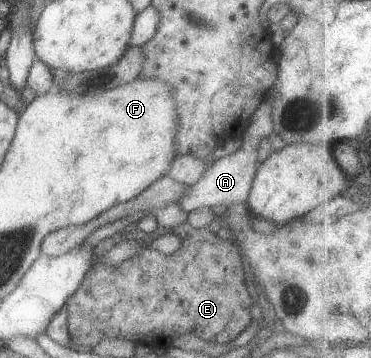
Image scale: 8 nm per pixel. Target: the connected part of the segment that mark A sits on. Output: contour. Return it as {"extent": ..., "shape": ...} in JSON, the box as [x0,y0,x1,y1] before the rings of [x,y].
{"extent":[177,147,258,213],"shape":[[[240,147],[236,152],[222,156],[218,160],[209,159],[208,168],[202,178],[190,185],[190,190],[184,198],[180,198],[177,206],[189,213],[197,208],[212,208],[213,206],[232,206],[236,202],[245,202],[252,180],[258,170],[257,152],[255,148]]]}

